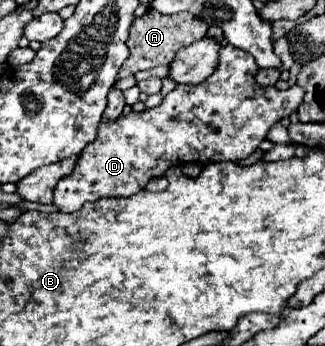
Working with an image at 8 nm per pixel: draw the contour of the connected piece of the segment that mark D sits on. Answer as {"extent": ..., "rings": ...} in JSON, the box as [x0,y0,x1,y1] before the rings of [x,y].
{"extent":[53,44,305,212],"rings":[[[225,44],[221,50],[217,70],[205,78],[205,82],[197,86],[175,86],[157,108],[147,108],[143,112],[131,112],[127,116],[119,116],[113,122],[101,122],[97,128],[97,138],[85,146],[85,150],[77,158],[77,166],[73,174],[61,178],[61,182],[53,190],[53,204],[61,212],[77,212],[85,202],[95,202],[101,196],[131,196],[141,192],[151,178],[163,176],[167,168],[179,166],[179,162],[239,162],[253,154],[259,144],[267,138],[269,130],[281,122],[281,118],[291,116],[303,100],[305,90],[299,86],[291,86],[281,92],[275,86],[257,86],[255,74],[259,66],[253,62],[251,54]]]}

